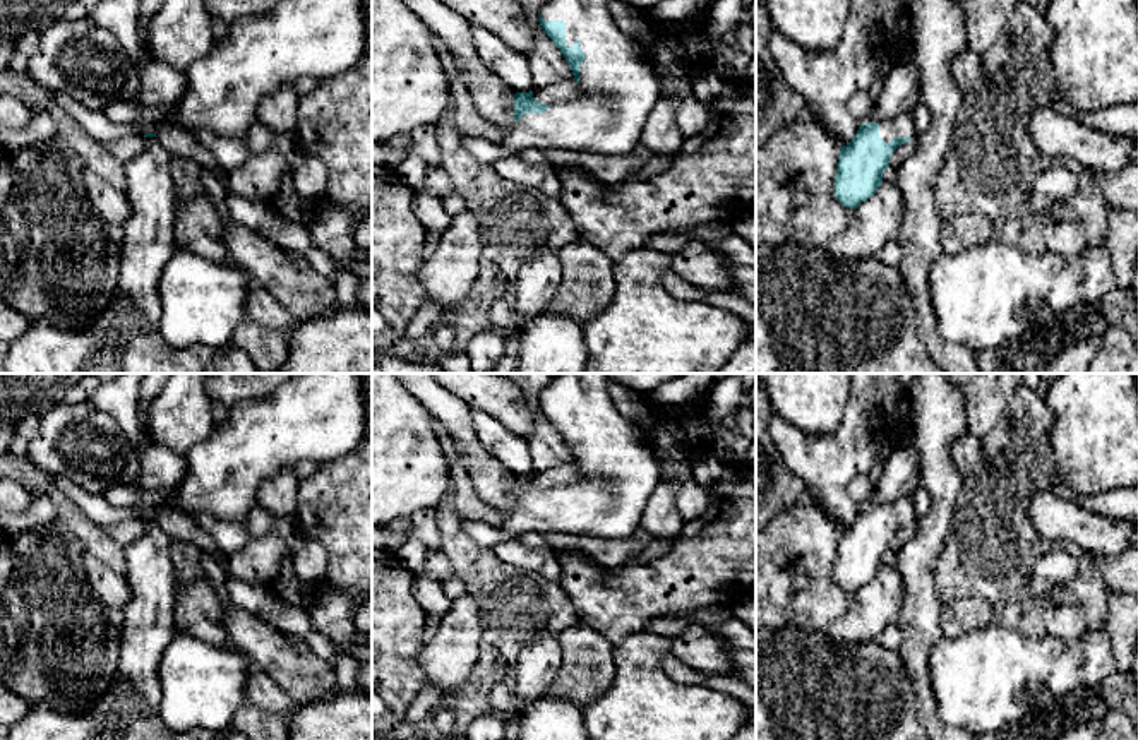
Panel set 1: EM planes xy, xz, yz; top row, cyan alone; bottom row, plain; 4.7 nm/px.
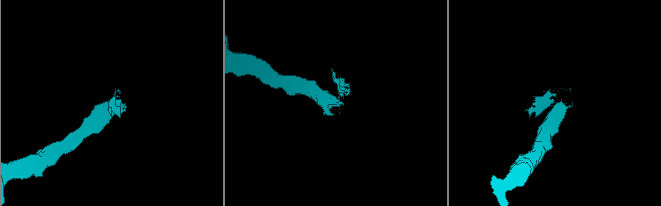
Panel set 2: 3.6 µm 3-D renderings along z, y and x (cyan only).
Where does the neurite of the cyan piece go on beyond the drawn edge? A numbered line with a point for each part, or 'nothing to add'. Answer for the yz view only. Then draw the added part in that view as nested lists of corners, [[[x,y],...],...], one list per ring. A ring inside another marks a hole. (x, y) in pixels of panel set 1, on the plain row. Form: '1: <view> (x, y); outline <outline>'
1: yz (902, 509); outline [[[910,497],[879,505],[879,521],[889,528],[895,521],[917,521]]]

